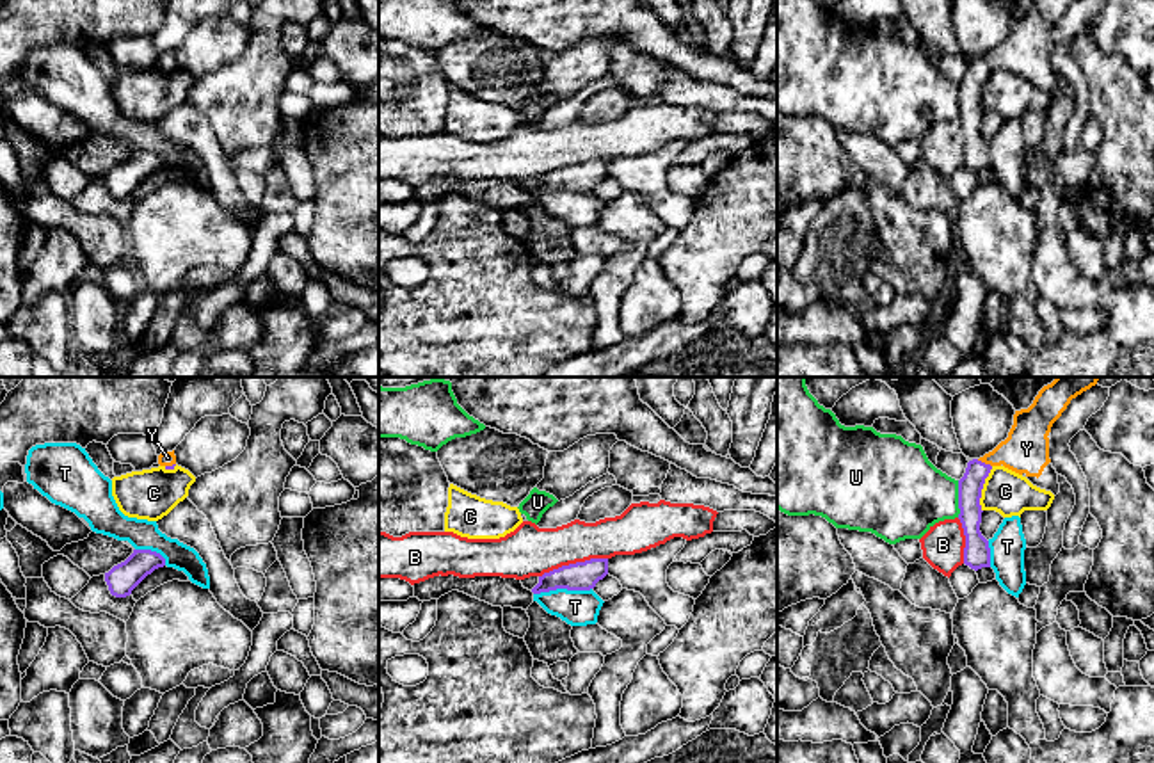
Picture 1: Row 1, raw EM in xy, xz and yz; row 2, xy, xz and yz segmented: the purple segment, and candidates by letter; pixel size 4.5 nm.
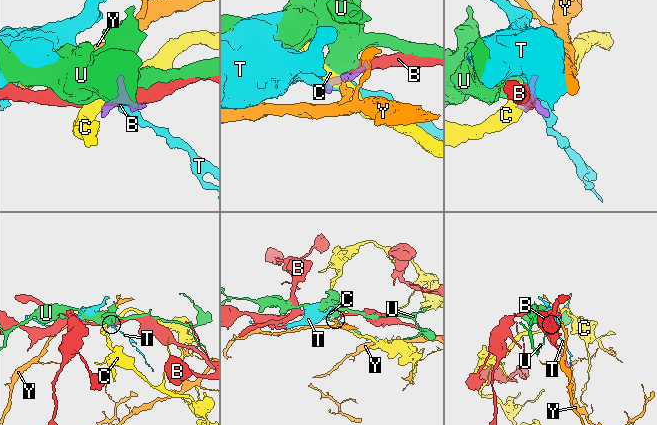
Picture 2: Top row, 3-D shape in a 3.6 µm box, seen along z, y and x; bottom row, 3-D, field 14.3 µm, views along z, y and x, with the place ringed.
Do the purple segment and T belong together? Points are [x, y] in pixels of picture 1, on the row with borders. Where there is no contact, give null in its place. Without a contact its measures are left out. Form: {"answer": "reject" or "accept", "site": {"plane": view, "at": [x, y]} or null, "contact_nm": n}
{"answer": "reject", "site": {"plane": "xz", "at": [562, 587]}, "contact_nm": 260}

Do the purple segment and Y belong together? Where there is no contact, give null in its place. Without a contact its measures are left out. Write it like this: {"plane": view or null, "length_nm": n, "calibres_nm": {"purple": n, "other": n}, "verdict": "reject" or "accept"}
{"plane": "yz", "length_nm": 80, "calibres_nm": {"purple": 110, "other": 200}, "verdict": "accept"}

